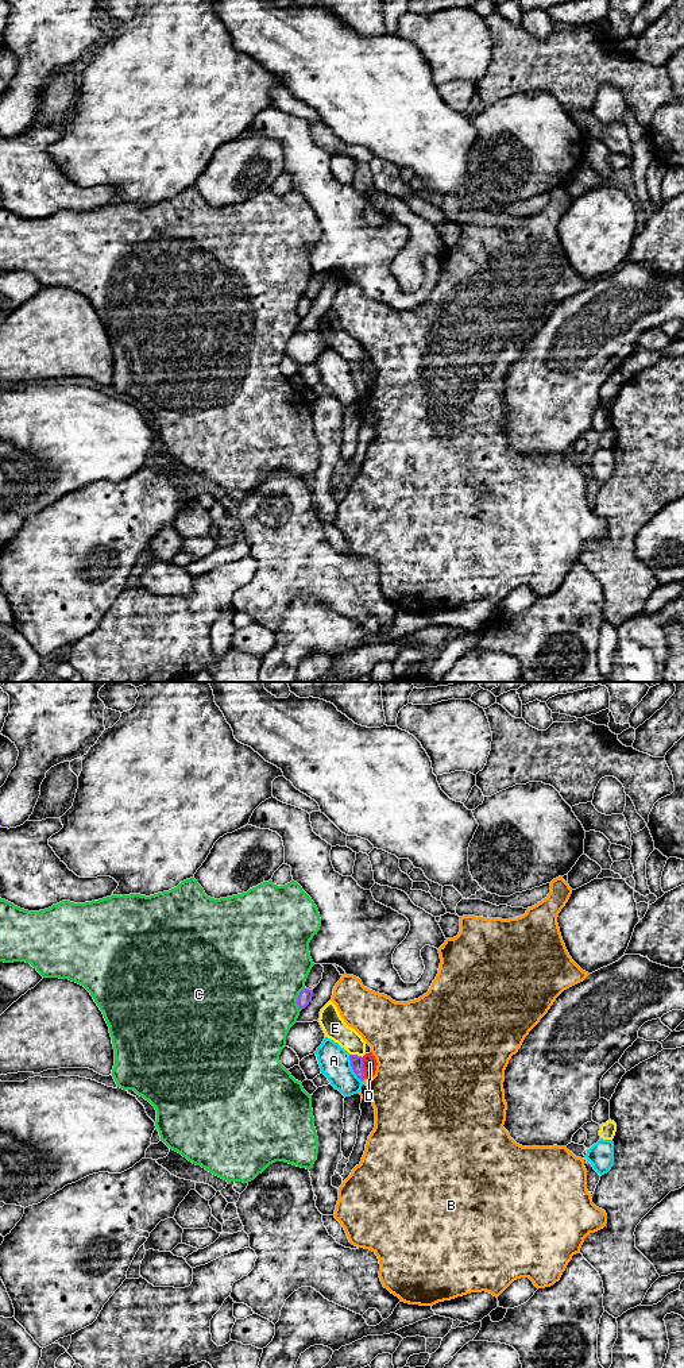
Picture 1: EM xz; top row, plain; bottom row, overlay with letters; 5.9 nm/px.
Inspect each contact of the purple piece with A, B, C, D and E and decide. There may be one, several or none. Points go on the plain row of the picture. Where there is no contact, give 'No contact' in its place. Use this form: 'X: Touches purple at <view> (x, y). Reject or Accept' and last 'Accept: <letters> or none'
A: Touches purple at xz (352, 377). Reject
B: Touches purple at xz (363, 388). Reject
C: Touches purple at xz (297, 307). Reject
D: Touches purple at xz (362, 377). Reject
E: Touches purple at xz (356, 363). Reject
Accept: none

